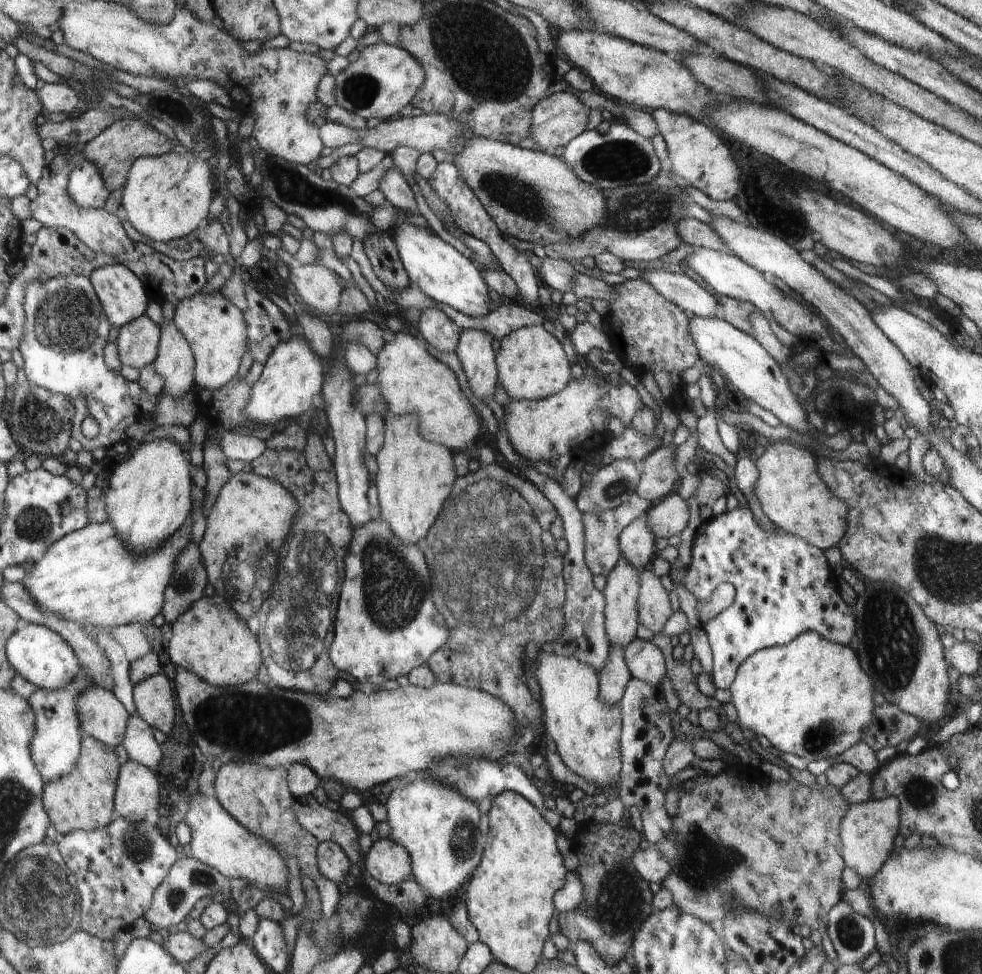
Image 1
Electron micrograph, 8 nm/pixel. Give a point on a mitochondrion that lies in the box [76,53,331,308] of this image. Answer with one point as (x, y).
(183, 119)

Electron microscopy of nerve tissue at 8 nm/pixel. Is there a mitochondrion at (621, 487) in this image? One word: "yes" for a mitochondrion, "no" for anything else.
yes

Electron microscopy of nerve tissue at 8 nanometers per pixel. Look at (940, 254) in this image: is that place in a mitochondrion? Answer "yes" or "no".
no

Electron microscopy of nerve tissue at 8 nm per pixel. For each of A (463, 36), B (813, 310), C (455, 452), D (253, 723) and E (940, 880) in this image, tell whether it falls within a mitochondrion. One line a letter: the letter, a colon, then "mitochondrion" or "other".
A: mitochondrion
B: other
C: other
D: mitochondrion
E: other

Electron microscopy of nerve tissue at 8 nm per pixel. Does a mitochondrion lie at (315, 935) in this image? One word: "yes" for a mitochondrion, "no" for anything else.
yes

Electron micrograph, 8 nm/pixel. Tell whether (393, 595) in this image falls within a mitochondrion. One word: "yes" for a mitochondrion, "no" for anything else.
yes

